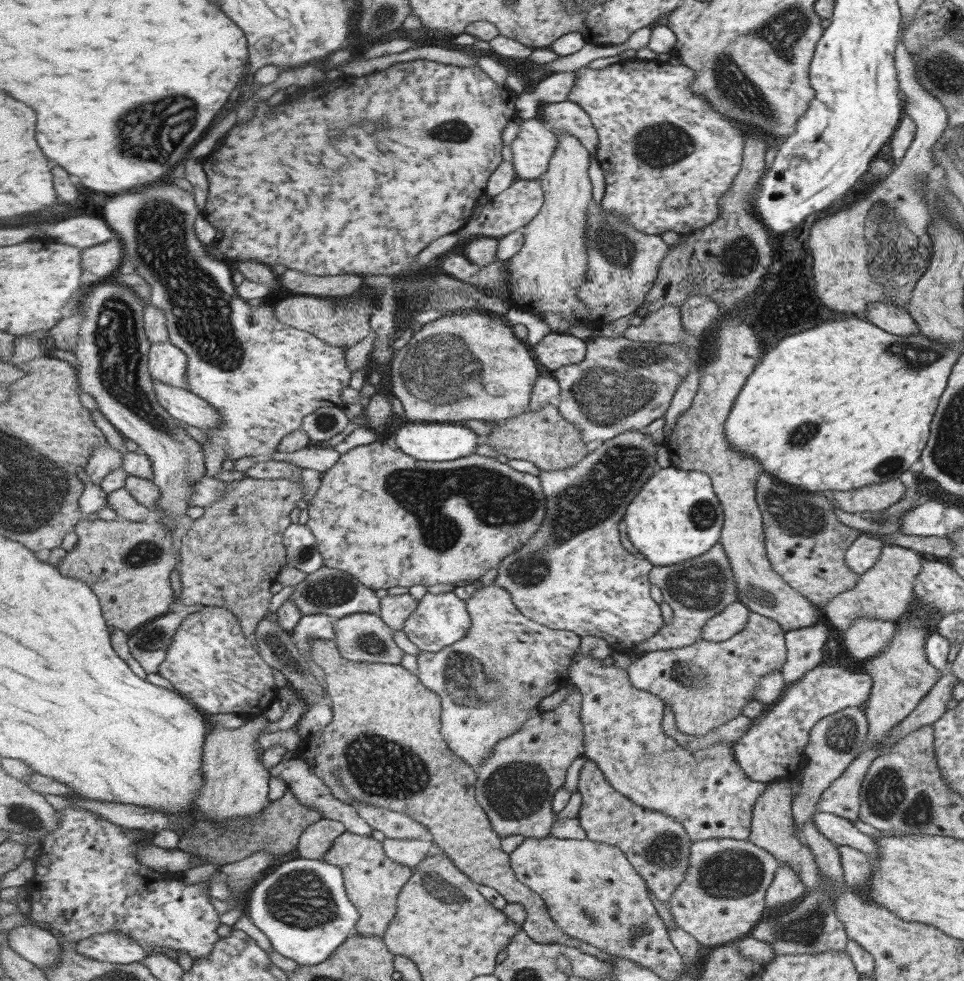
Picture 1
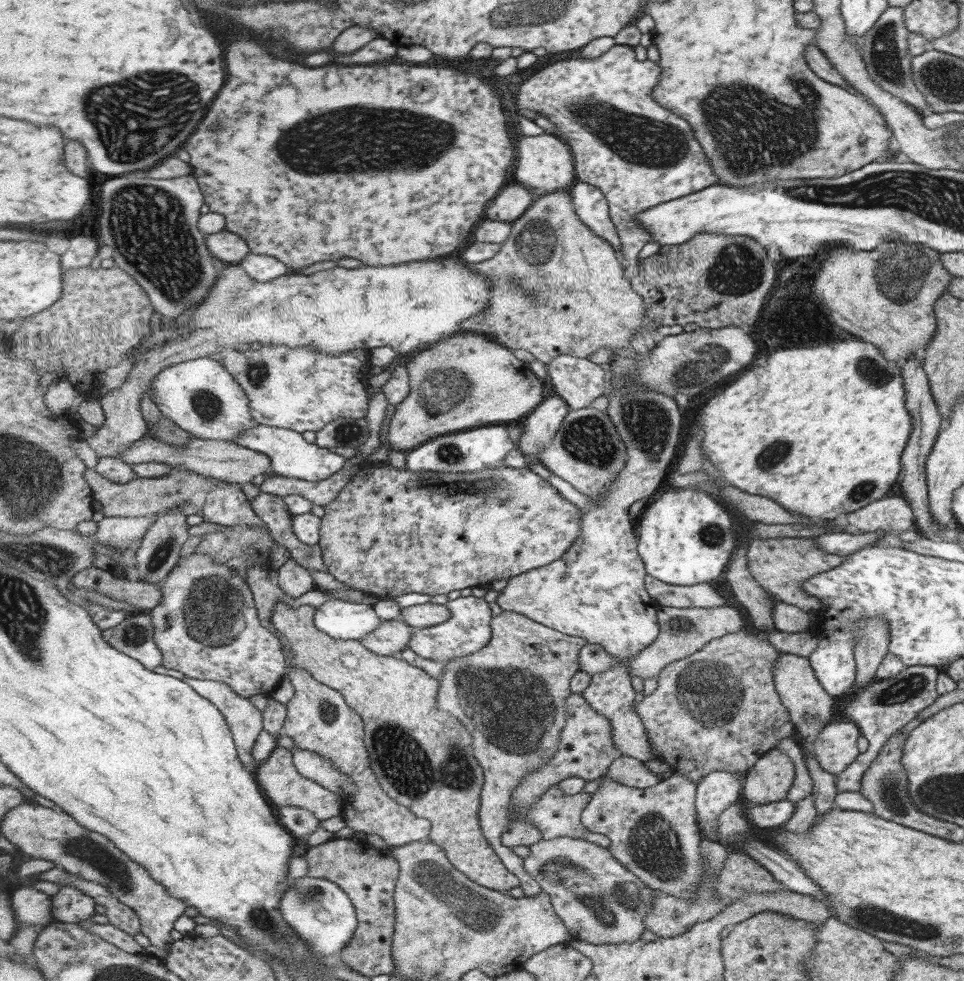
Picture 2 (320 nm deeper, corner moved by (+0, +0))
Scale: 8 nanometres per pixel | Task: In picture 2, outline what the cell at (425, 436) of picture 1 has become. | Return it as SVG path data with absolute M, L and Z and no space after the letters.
M487 425L487 428L477 428L461 434L439 436L411 452L405 453L406 467L411 471L421 472L479 472L485 468L500 468L504 465L505 456L511 450L518 448L517 442L511 440L509 428Z

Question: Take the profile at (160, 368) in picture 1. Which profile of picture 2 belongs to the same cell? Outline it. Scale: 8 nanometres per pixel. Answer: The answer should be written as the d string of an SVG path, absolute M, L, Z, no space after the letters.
M214 356L189 360L160 372L154 378L150 396L162 410L162 415L176 422L183 430L193 434L195 439L237 441L242 432L260 424L258 420L255 420L250 398L244 391L242 384L239 384L234 374L228 371L221 360Z

